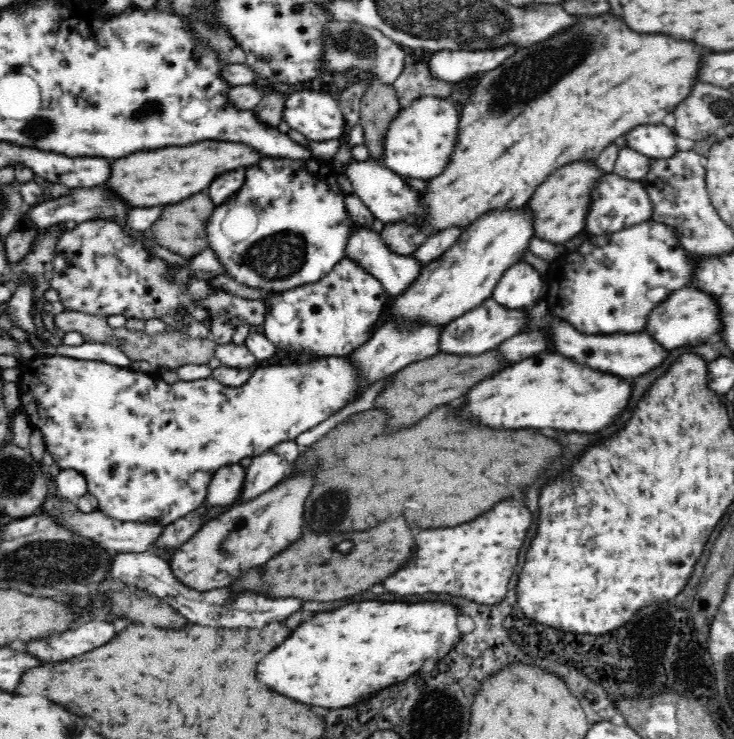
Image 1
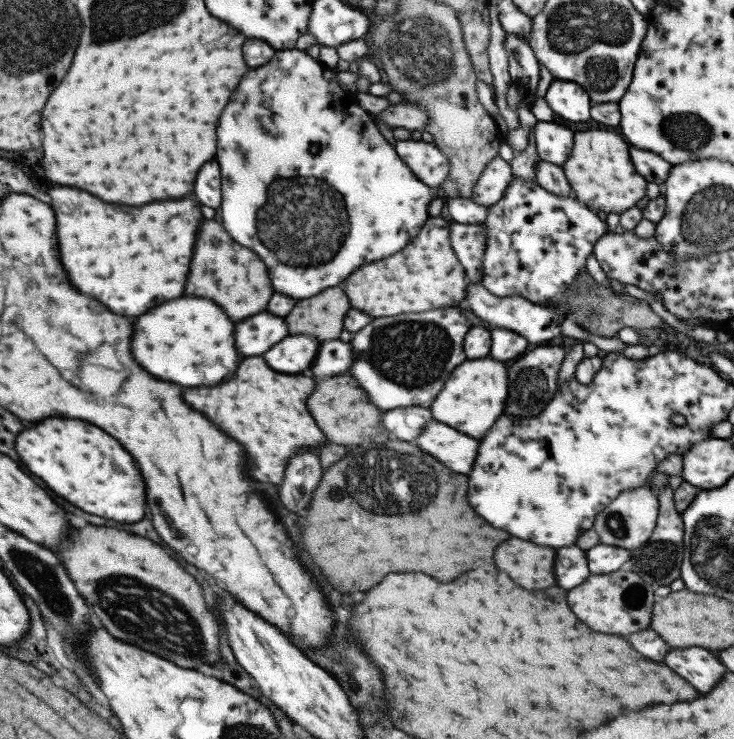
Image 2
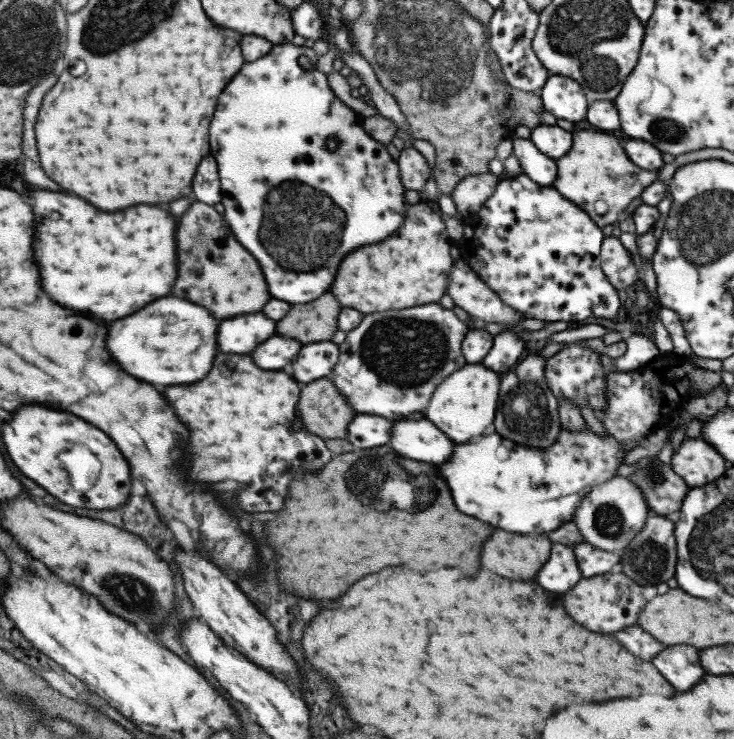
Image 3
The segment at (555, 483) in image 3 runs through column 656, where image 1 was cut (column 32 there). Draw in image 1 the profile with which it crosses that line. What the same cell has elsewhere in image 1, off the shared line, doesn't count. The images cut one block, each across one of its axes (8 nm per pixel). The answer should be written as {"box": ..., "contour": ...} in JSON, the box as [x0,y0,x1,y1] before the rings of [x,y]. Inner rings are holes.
{"box":[16,354,361,524],"contour":[[[36,354],[30,359],[23,360],[18,368],[20,377],[16,381],[22,412],[26,413],[32,426],[42,431],[45,448],[53,456],[53,460],[64,468],[77,470],[84,476],[87,482],[87,492],[96,497],[99,502],[98,510],[109,517],[118,520],[134,520],[140,522],[159,522],[160,524],[170,524],[174,520],[205,503],[207,498],[207,488],[214,473],[223,466],[239,463],[242,458],[252,458],[273,449],[281,442],[294,441],[299,434],[306,432],[330,418],[336,412],[342,410],[347,404],[353,402],[360,396],[361,382],[359,382],[358,367],[350,362],[347,357],[341,355],[325,356],[314,358],[300,365],[292,366],[268,366],[262,367],[254,372],[250,380],[242,386],[229,387],[214,380],[214,377],[186,382],[179,380],[173,384],[167,384],[159,375],[139,374],[130,368],[119,368],[111,366],[110,363],[95,360],[82,360],[72,356],[62,356],[61,354],[42,355]]]}

